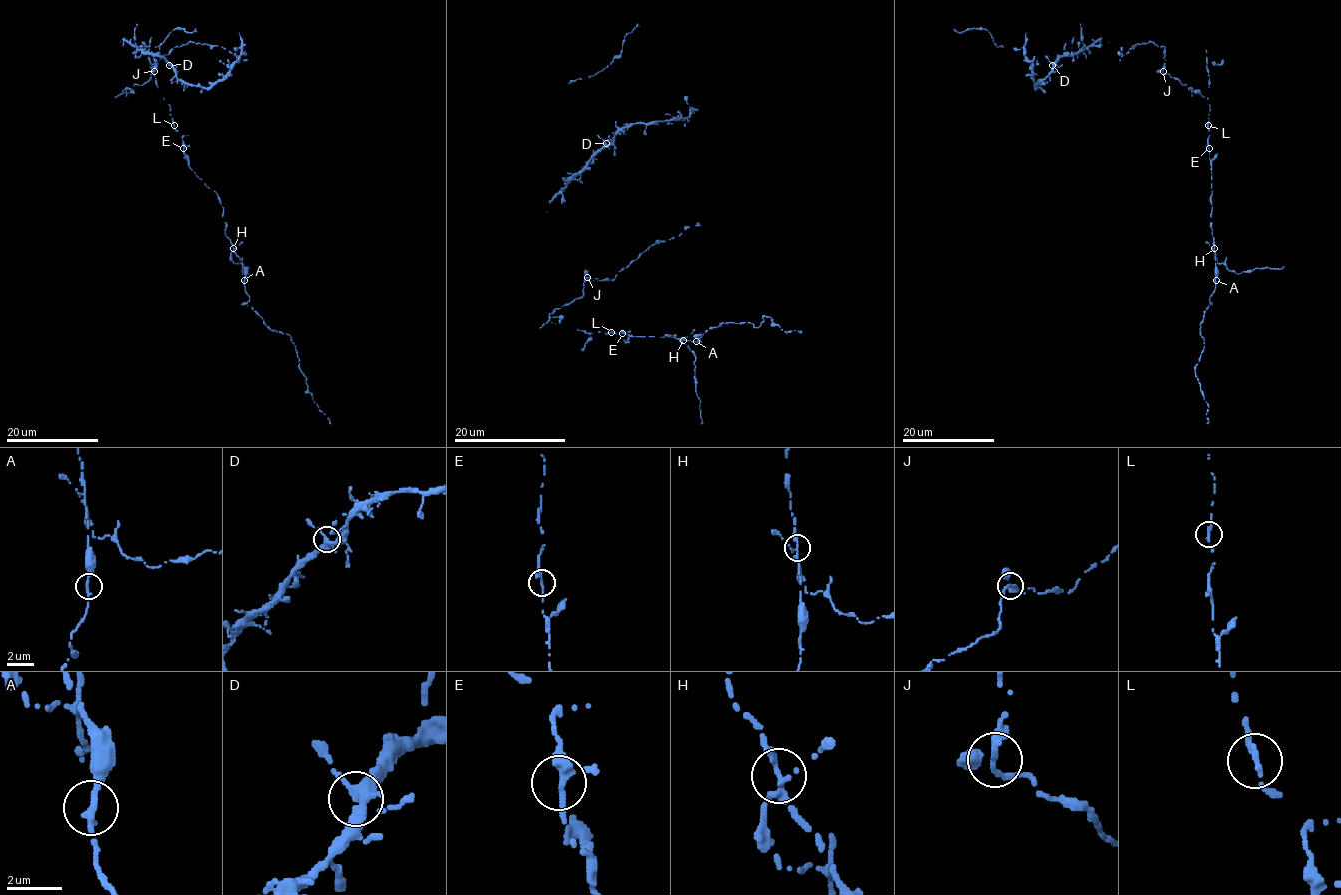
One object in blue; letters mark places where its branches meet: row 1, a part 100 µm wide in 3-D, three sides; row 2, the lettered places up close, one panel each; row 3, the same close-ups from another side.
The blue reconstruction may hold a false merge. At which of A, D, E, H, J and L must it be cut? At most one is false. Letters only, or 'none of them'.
H

